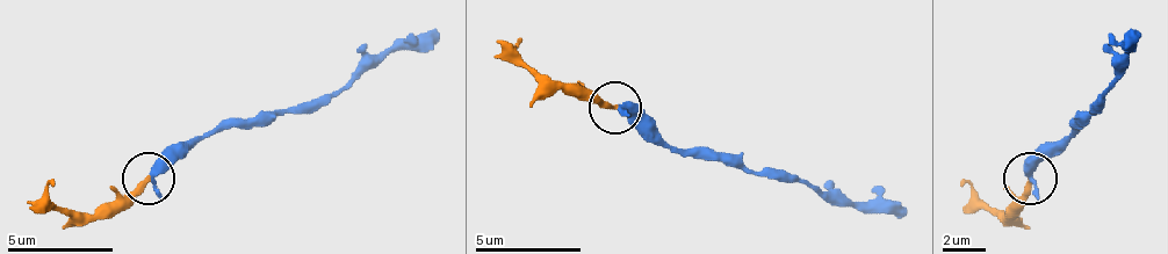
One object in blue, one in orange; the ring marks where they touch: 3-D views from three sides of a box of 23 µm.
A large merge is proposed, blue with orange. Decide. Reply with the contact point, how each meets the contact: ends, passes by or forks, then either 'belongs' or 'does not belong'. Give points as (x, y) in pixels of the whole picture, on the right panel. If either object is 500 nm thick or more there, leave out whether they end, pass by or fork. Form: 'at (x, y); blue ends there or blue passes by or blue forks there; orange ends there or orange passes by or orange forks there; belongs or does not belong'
at (1030, 179); blue ends there; orange ends there; belongs

